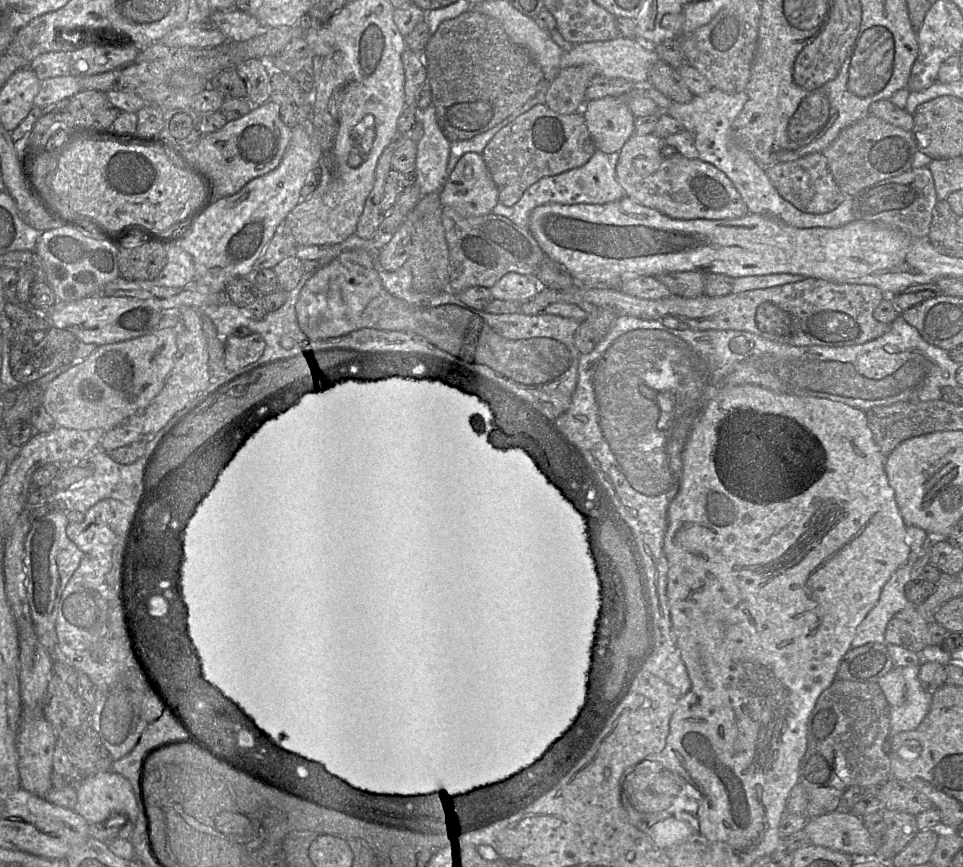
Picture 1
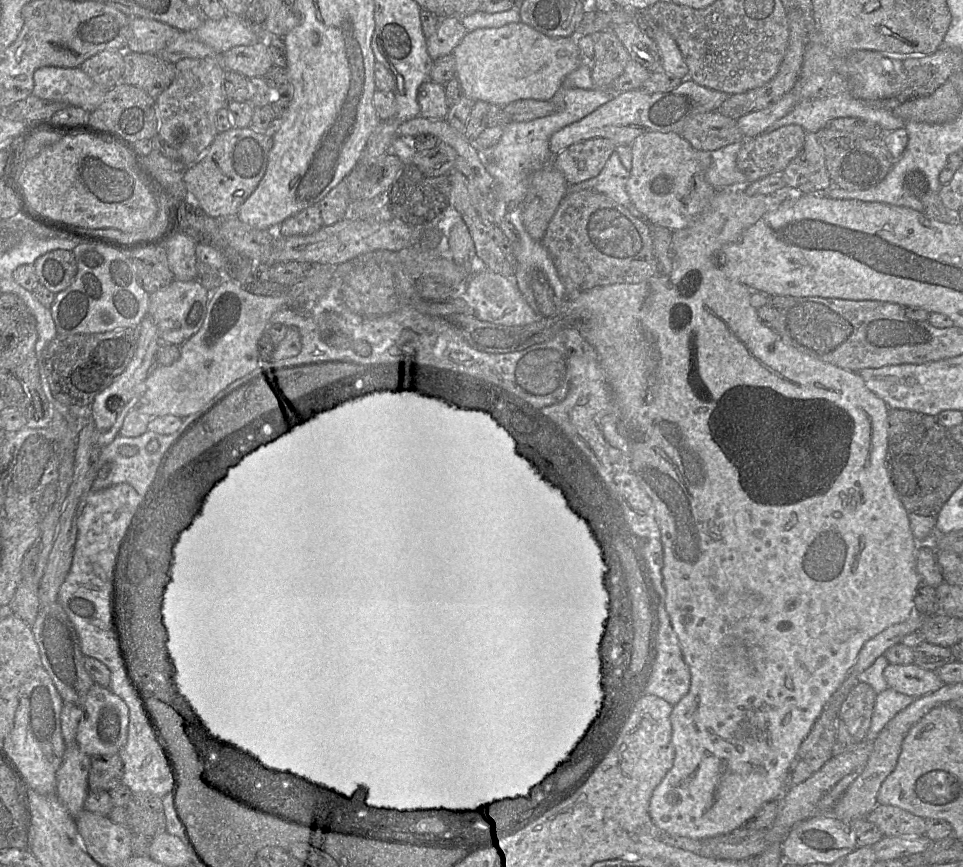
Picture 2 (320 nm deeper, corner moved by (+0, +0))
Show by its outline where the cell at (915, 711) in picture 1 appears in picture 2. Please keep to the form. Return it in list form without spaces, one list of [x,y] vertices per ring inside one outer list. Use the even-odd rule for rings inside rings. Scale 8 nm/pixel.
[[[887,688],[876,696],[869,728],[869,736],[876,737],[887,723],[900,711],[909,706],[914,697]]]

